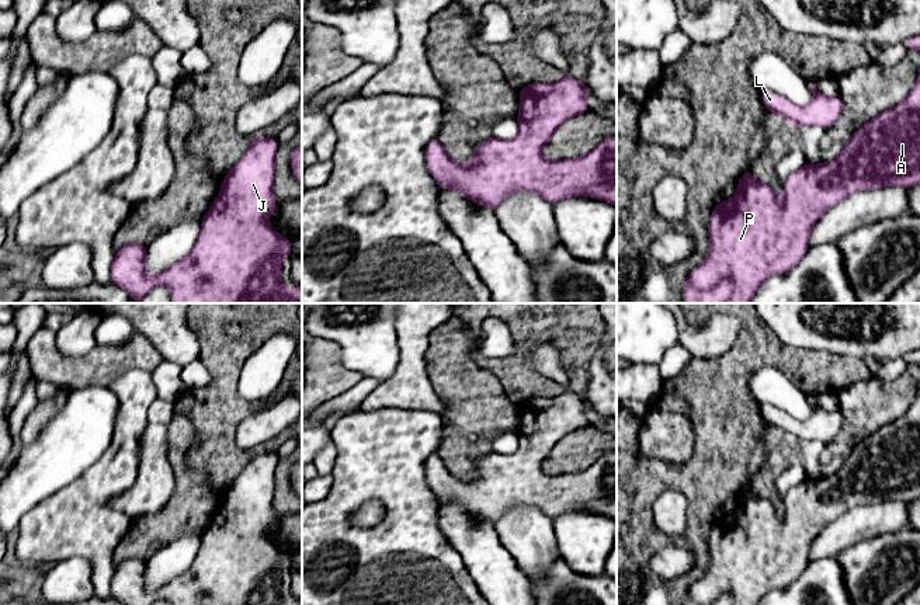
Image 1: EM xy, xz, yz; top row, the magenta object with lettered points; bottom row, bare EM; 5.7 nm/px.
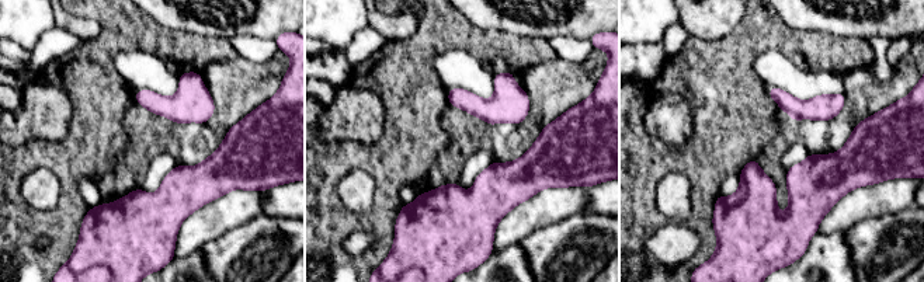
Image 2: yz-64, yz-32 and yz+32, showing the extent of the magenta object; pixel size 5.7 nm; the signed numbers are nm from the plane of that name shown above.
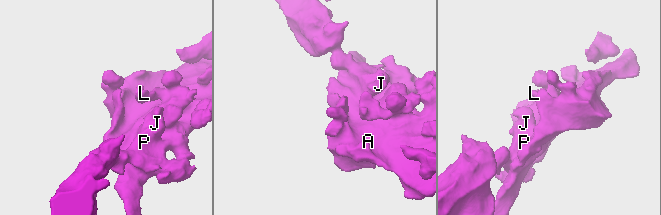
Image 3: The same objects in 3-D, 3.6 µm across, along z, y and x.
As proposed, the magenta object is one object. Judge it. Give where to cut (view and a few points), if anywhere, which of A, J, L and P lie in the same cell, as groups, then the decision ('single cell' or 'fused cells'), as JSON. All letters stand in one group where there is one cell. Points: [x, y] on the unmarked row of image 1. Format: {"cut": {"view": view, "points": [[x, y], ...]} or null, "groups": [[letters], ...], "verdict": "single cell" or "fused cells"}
{"cut": null, "groups": [["A", "J", "L", "P"]], "verdict": "single cell"}

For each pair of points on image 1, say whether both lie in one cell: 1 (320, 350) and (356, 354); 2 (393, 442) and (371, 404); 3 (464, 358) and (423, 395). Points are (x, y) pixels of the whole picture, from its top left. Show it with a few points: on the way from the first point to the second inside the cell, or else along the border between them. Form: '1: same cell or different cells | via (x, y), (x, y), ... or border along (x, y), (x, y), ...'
1: different cells | border along (339, 353), (340, 362), (344, 367), (364, 375)
2: different cells | border along (408, 410), (375, 409), (364, 411)
3: different cells | border along (424, 354), (429, 381), (444, 404), (441, 414)

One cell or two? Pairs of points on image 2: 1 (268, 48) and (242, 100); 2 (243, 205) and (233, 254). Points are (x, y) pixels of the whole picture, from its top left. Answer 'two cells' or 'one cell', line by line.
1: two cells
2: two cells

